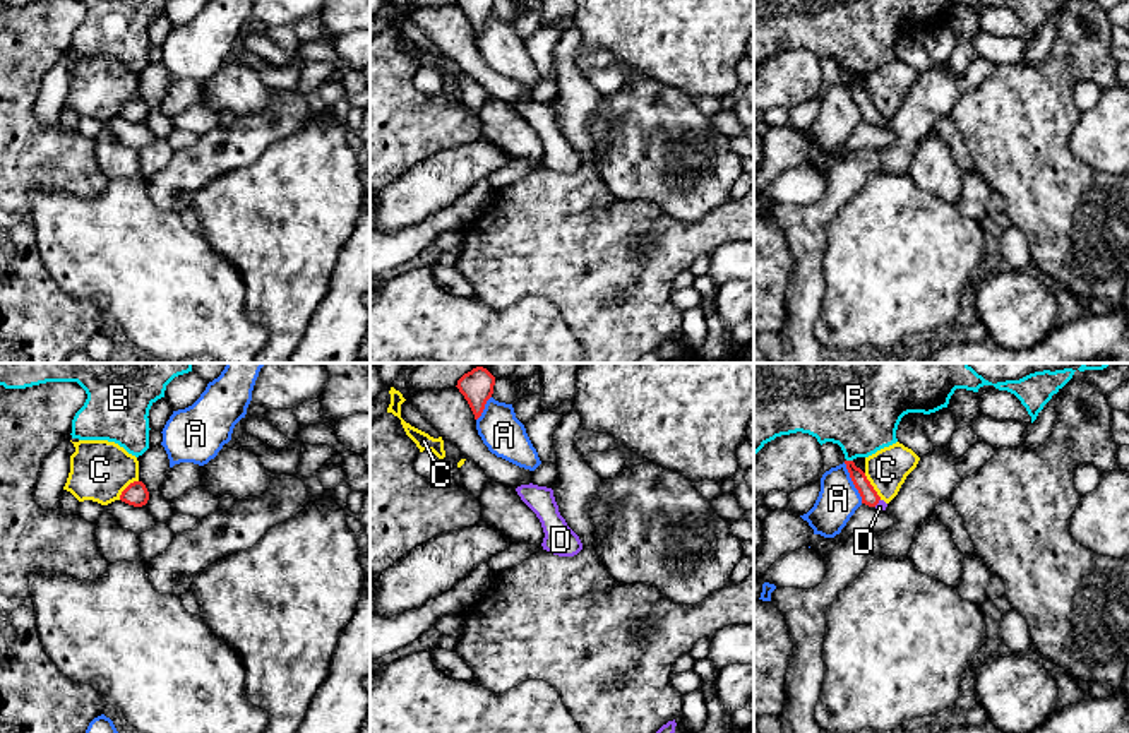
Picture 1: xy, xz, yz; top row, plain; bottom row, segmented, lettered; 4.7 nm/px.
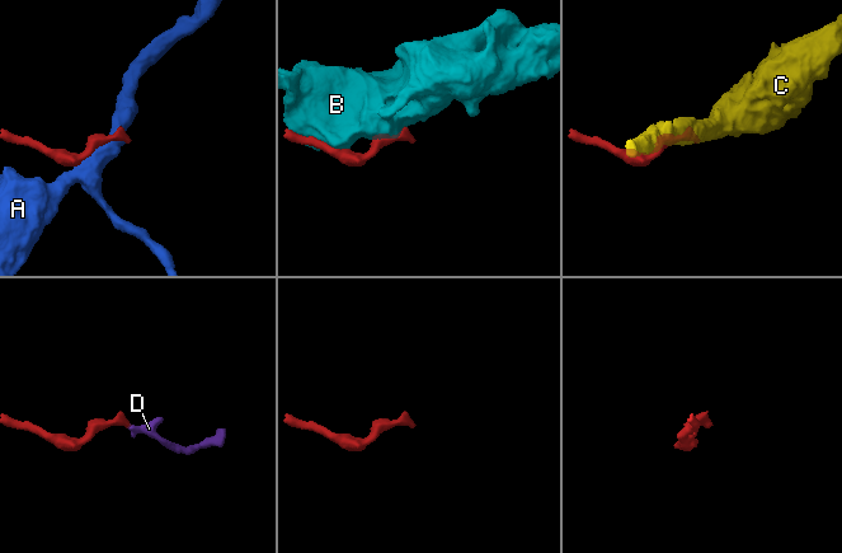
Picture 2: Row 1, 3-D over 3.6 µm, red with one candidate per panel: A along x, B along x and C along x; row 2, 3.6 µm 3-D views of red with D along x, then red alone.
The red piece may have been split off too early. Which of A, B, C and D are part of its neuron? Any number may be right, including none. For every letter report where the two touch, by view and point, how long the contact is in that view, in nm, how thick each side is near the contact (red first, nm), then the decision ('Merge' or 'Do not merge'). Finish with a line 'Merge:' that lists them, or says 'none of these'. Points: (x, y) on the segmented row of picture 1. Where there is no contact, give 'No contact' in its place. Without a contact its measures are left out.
A: Touches red at yz (854, 483). Shared border 220 nm. Thickness 80 nm (red) against 190 nm. Do not merge
B: Touches red at yz (850, 461). Shared border 30 nm. Thickness 80 nm (red) against 380 nm. Do not merge
C: Touches red at yz (872, 487). Shared border 150 nm. Thickness 80 nm (red) against 200 nm. Do not merge
D: Touches red at yz (878, 502). Shared border 50 nm. Thickness 80 nm (red) against 50 nm. Merge
Merge: D

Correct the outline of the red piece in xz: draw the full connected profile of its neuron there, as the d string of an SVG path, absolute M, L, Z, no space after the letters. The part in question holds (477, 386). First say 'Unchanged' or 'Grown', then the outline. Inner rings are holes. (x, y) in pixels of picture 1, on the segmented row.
Unchanged. M476 366L464 373L457 380L457 389L468 401L475 420L478 420L485 409L487 401L493 394L495 377L483 366Z

